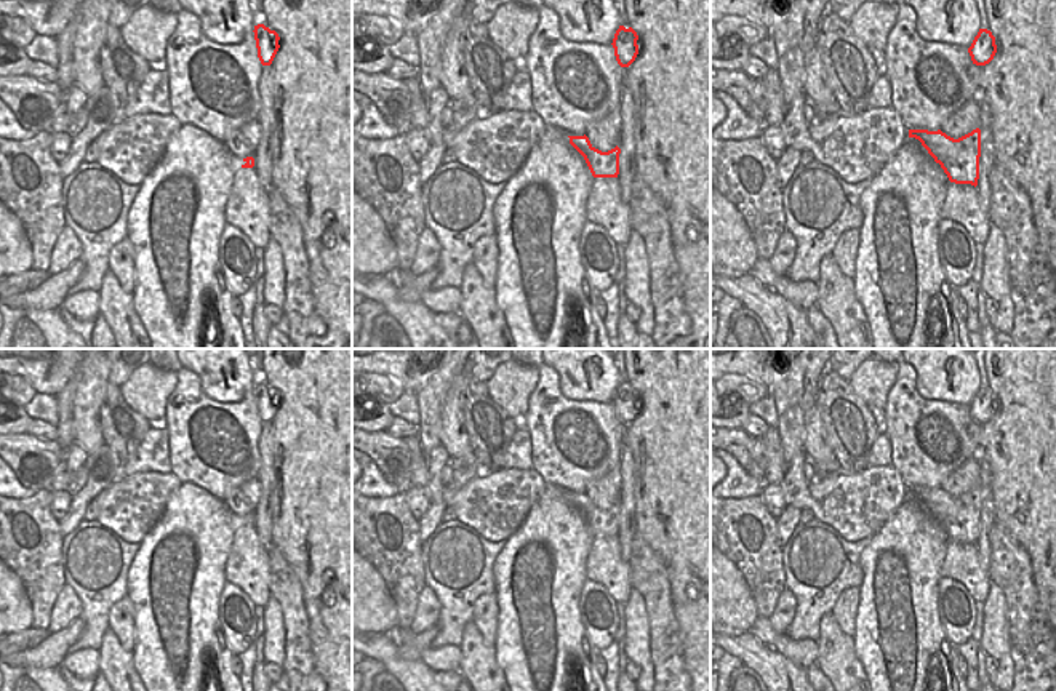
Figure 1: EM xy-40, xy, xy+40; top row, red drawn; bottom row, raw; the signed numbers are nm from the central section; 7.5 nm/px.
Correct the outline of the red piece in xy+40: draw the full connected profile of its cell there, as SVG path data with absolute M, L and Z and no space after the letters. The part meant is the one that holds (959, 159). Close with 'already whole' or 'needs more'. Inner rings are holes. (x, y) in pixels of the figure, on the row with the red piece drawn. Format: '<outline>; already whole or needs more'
M909 130L909 138L915 138L928 150L936 163L941 165L950 182L978 186L981 130L954 139L938 131Z; already whole

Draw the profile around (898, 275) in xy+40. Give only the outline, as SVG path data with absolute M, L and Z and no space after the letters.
M909 138L883 165L859 197L864 214L859 229L853 288L872 333L872 349L971 349L966 318L958 314L954 288L939 262L939 221L950 181L922 142Z

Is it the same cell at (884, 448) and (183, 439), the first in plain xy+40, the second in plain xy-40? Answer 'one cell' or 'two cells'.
two cells

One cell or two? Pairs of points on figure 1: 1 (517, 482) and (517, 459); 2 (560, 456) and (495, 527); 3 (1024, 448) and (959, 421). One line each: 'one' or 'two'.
1: two
2: two
3: two

